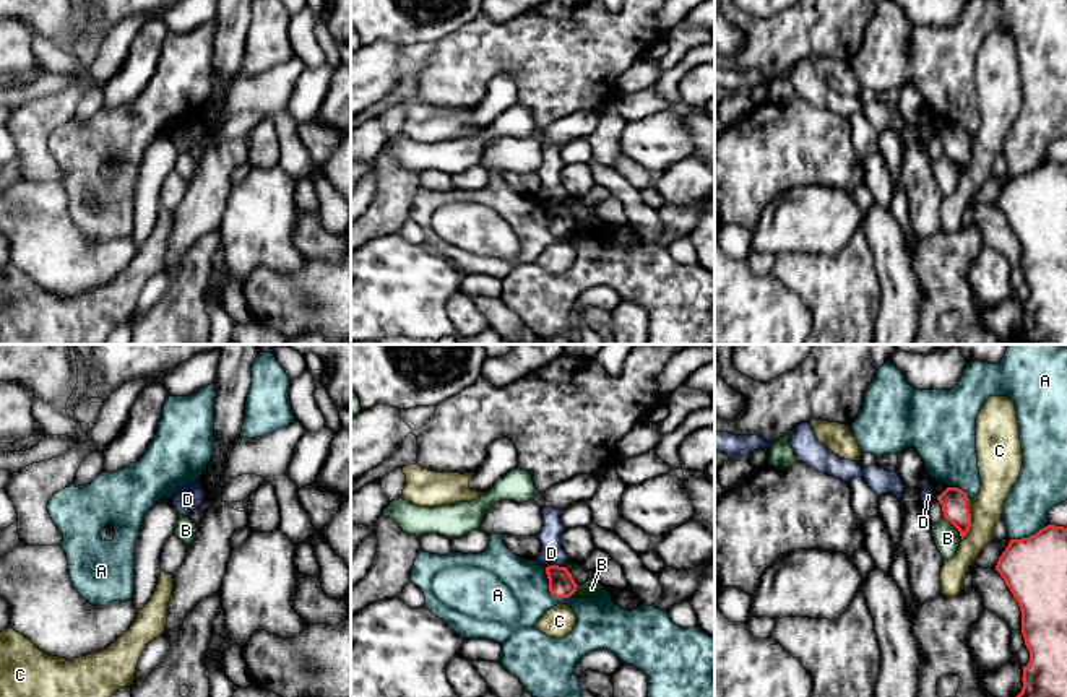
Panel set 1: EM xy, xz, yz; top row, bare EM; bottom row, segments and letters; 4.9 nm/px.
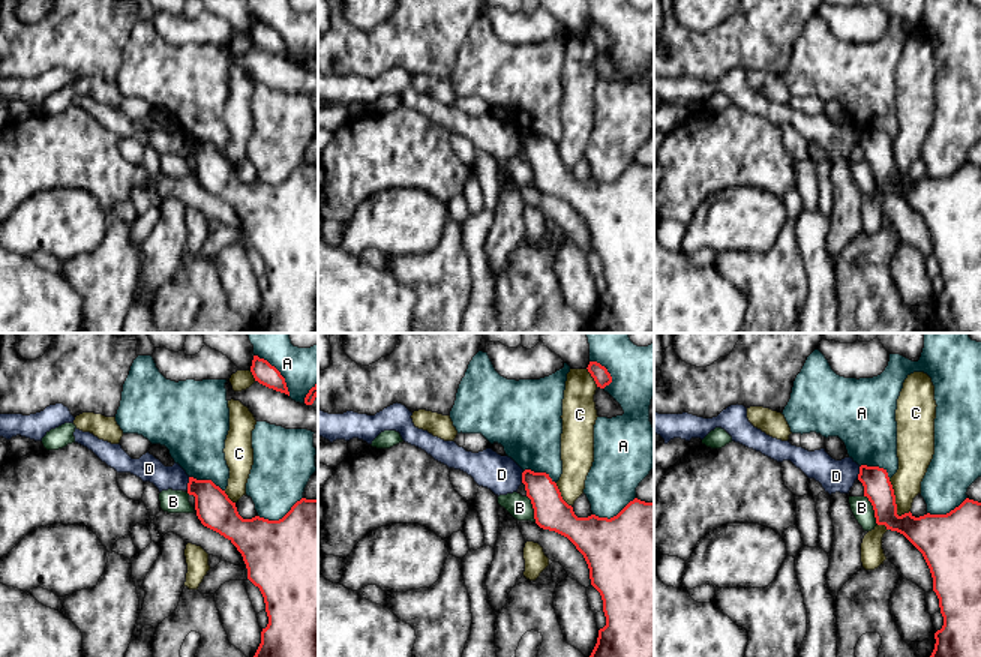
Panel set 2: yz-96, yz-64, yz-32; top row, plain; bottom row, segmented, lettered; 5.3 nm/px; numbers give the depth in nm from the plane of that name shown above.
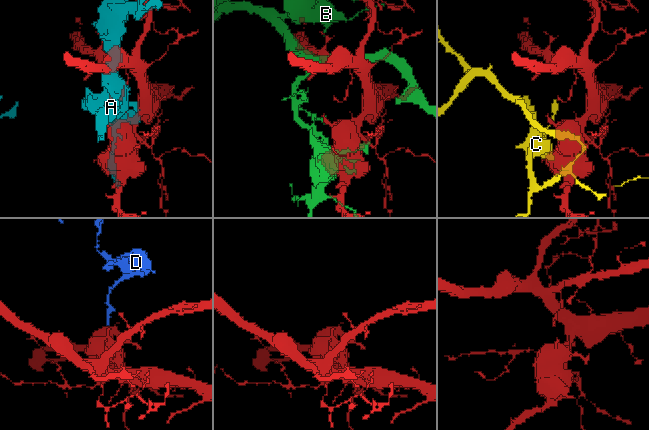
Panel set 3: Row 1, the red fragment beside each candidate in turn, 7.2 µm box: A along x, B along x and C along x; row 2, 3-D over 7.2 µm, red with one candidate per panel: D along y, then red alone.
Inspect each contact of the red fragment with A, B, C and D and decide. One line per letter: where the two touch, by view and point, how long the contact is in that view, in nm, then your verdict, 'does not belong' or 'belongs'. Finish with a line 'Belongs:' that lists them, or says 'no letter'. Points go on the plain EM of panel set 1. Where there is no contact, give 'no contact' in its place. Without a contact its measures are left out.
A: meets red in xz at (549, 226); contact 200 nm long; does not belong
B: meets red in yz at (955, 163); contact 140 nm long; does not belong
C: meets red in yz at (970, 156); contact 220 nm long; does not belong
D: meets red in xz at (554, 202); contact 100 nm long; does not belong
Belongs: no letter

